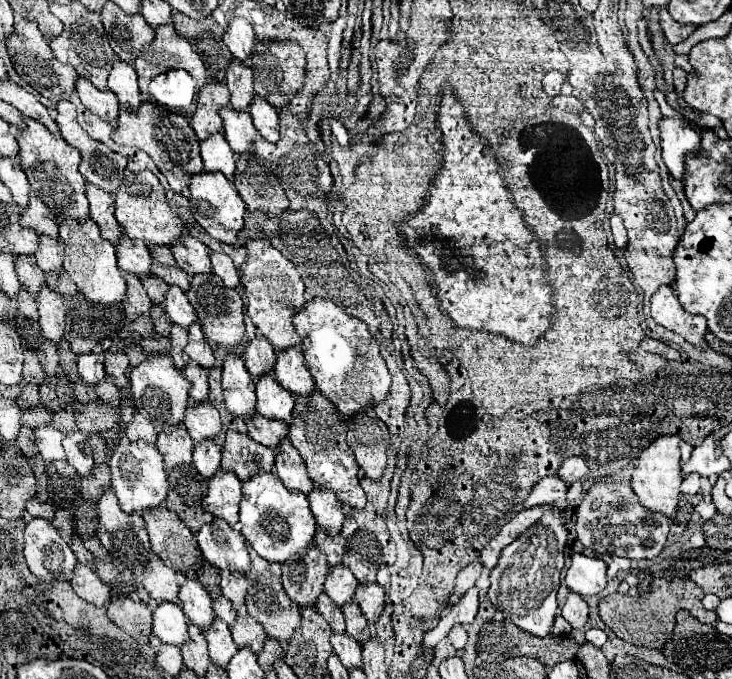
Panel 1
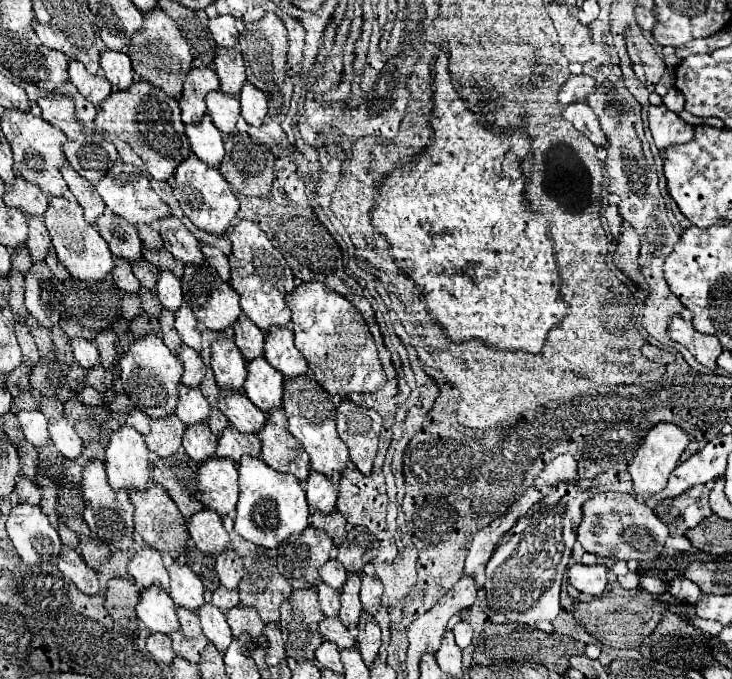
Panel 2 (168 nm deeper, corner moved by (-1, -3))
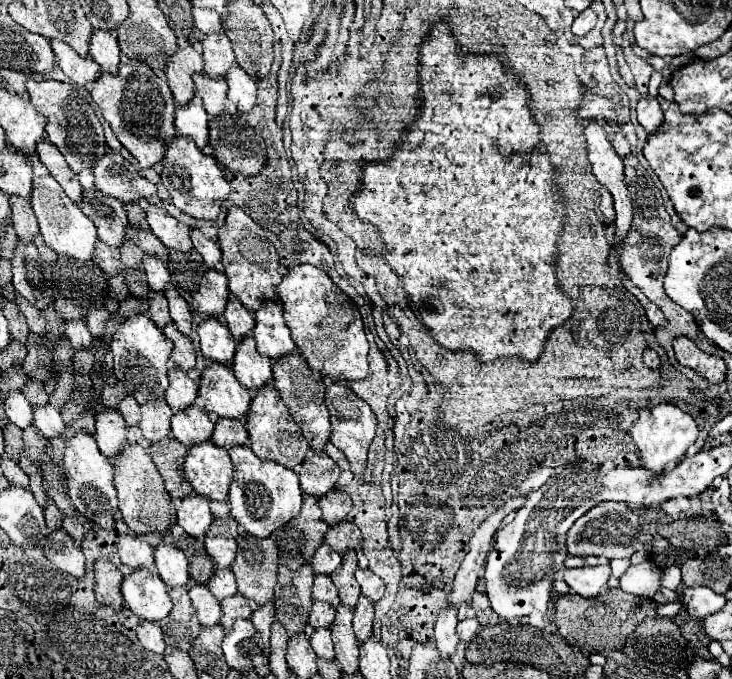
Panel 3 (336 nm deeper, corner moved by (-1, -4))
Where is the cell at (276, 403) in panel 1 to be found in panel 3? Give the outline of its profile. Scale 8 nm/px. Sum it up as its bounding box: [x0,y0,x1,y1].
[231,336,273,390]

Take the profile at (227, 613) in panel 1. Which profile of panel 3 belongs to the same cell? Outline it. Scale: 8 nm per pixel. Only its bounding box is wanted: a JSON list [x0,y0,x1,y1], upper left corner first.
[207,568,237,600]

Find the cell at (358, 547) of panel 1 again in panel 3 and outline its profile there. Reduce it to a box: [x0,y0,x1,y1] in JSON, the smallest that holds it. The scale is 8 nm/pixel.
[325,522,361,554]

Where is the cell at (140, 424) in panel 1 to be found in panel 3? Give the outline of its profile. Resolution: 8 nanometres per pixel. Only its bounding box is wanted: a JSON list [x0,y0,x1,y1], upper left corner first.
[119,396,141,426]

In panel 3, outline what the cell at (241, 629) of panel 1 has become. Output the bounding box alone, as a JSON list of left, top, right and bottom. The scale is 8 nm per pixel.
[221,592,253,630]

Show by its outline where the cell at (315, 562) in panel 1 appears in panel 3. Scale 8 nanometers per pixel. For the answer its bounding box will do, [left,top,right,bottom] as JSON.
[275,494,329,570]

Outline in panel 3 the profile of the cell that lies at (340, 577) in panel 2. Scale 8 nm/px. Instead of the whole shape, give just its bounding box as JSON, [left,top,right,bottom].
[311,542,341,574]

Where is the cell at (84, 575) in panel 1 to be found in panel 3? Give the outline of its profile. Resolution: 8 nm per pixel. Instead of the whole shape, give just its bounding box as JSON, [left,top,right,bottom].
[41,530,85,578]

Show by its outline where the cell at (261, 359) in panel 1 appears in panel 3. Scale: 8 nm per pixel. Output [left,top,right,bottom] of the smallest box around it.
[223,296,255,340]

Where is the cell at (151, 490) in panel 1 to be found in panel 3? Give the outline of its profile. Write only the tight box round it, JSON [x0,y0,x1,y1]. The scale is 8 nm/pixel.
[95,408,127,458]

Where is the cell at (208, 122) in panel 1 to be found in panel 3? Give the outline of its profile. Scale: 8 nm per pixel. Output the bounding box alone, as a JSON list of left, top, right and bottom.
[165,46,203,104]

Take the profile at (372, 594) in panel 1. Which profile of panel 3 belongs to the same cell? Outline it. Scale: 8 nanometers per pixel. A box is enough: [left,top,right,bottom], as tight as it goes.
[355,568,385,602]

